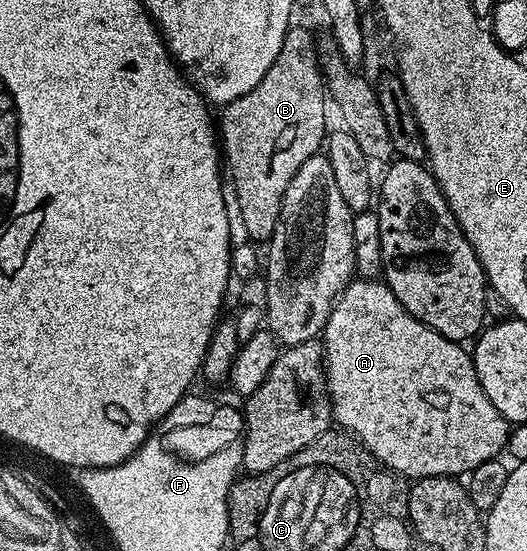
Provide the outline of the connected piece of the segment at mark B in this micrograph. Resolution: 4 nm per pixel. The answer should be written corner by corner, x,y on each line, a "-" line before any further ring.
294,23
283,38
283,46
279,46
279,58
271,62
271,70
263,74
259,86
255,86
255,90
247,90
243,98
235,98
235,102
220,109
219,148
223,153
228,179
229,176
233,179
233,188
237,191
237,208
241,211
242,222
245,223
244,235
250,241
272,240
273,231
279,222
281,203
287,194
291,178
295,178
295,174
299,174
299,166
303,166
307,158
318,155
326,143
327,85
323,79
321,62
317,58
317,46
318,41
313,40
312,34
303,25

